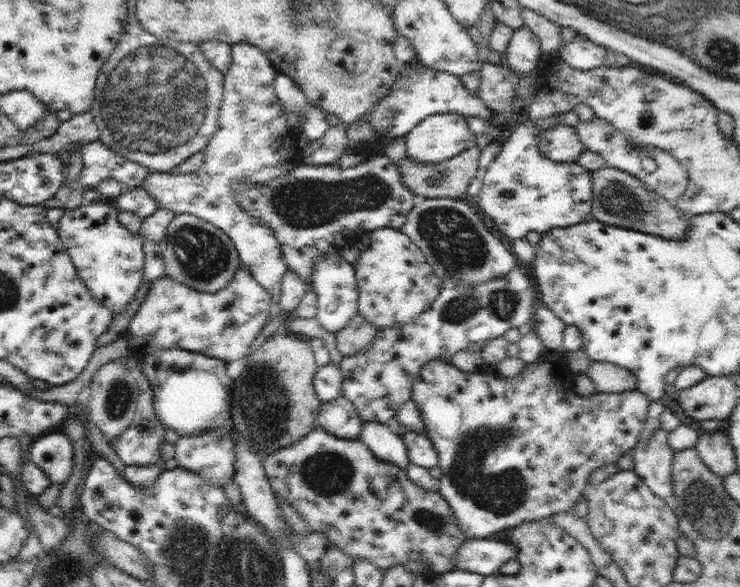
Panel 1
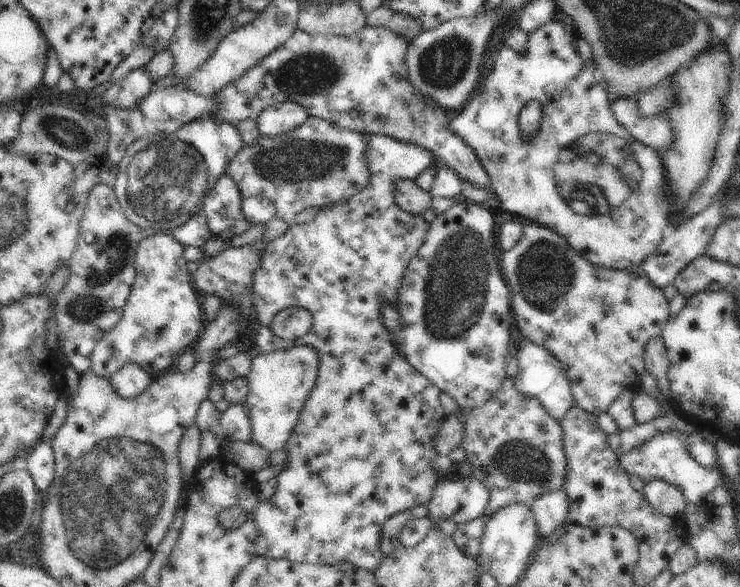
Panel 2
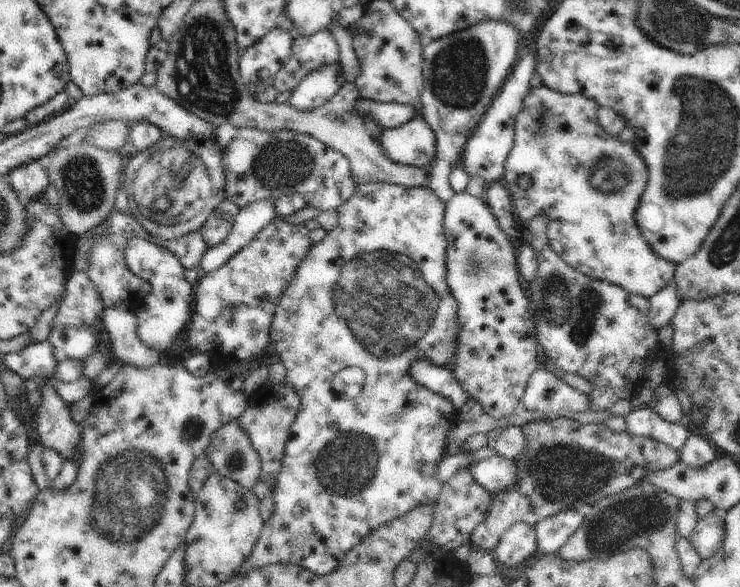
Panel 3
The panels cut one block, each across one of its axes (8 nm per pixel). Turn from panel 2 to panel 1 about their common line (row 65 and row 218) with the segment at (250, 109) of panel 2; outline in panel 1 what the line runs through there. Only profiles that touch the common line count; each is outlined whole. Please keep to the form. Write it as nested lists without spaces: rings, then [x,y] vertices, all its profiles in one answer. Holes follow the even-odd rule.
[[[385,154],[364,160],[352,168],[342,168],[338,162],[331,165],[300,163],[292,172],[274,178],[267,185],[234,182],[232,189],[238,204],[262,225],[274,231],[274,236],[281,244],[286,270],[295,272],[306,283],[311,283],[316,262],[322,260],[322,256],[328,252],[340,251],[346,240],[356,236],[358,231],[373,231],[378,227],[401,229],[411,207],[414,207],[416,197],[414,192],[404,186],[397,164]]]

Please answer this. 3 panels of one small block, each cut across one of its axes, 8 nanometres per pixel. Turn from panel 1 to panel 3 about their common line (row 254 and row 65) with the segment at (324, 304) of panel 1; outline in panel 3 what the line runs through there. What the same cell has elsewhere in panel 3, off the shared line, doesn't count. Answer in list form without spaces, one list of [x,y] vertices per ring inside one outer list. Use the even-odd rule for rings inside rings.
[[[340,60],[314,69],[293,90],[288,102],[303,111],[311,111],[328,102],[344,85]]]

